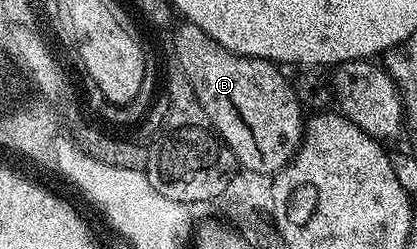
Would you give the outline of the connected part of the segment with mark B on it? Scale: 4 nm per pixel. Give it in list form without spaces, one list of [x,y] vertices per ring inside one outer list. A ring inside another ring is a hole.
[[[189,22],[183,23],[178,29],[181,33],[178,36],[178,51],[181,55],[176,60],[188,82],[192,82],[200,106],[204,106],[204,114],[208,114],[212,126],[218,131],[220,138],[224,138],[243,169],[273,177],[275,172],[279,172],[293,160],[302,145],[304,109],[296,98],[293,83],[289,79],[286,81],[286,76],[282,73],[285,71],[273,60],[236,54],[220,46],[220,42]]]

